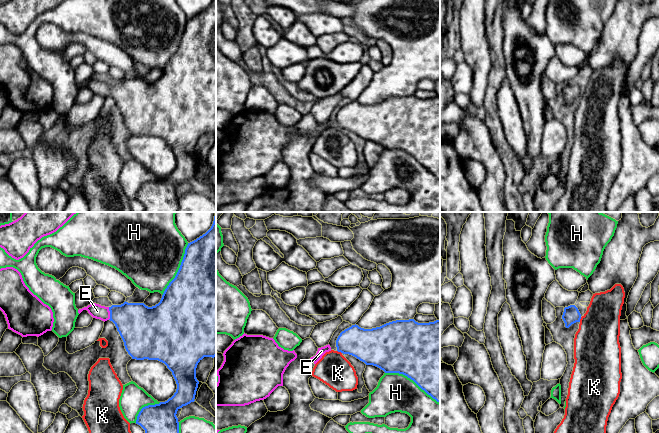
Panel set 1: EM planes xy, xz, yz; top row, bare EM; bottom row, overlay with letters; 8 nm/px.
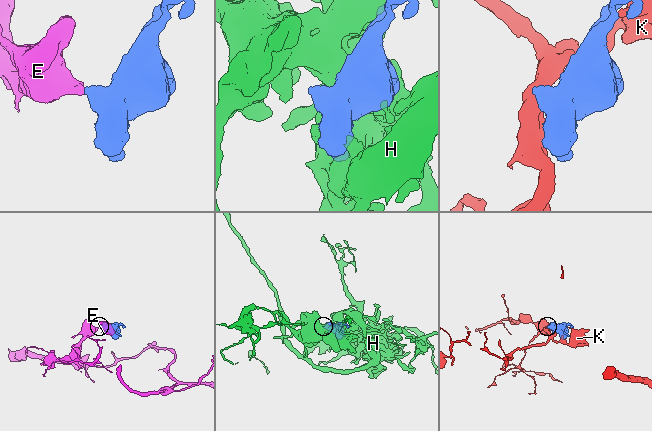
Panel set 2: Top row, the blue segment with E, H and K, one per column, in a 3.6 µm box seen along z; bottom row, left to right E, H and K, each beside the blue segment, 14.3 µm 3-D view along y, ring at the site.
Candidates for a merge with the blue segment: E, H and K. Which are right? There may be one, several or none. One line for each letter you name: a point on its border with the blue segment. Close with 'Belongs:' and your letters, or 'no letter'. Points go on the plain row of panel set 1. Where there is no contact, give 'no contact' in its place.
E: meets blue in xy at (110, 89)
Belongs: E

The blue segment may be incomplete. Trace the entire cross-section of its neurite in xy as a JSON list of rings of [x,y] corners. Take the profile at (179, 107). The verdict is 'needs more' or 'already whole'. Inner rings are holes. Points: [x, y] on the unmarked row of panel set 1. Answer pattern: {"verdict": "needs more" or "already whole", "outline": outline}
{"verdict": "needs more", "outline": [[[212,0],[211,4],[205,10],[203,10],[196,16],[188,19],[185,25],[183,36],[175,54],[169,59],[162,71],[160,78],[155,82],[148,83],[144,79],[128,79],[125,77],[121,81],[112,81],[111,83],[105,83],[96,79],[91,79],[87,83],[79,85],[78,89],[80,90],[83,86],[87,86],[93,94],[100,95],[104,98],[107,96],[112,97],[115,100],[117,107],[119,108],[124,118],[126,127],[132,133],[132,135],[158,136],[164,139],[167,144],[172,148],[172,151],[177,160],[177,165],[174,171],[165,178],[160,178],[159,180],[143,183],[137,192],[136,200],[140,201],[145,206],[145,212],[179,212],[179,198],[176,190],[180,184],[195,177],[194,175],[199,160],[199,157],[196,154],[197,141],[204,133],[214,134],[216,132],[216,0]]]}

